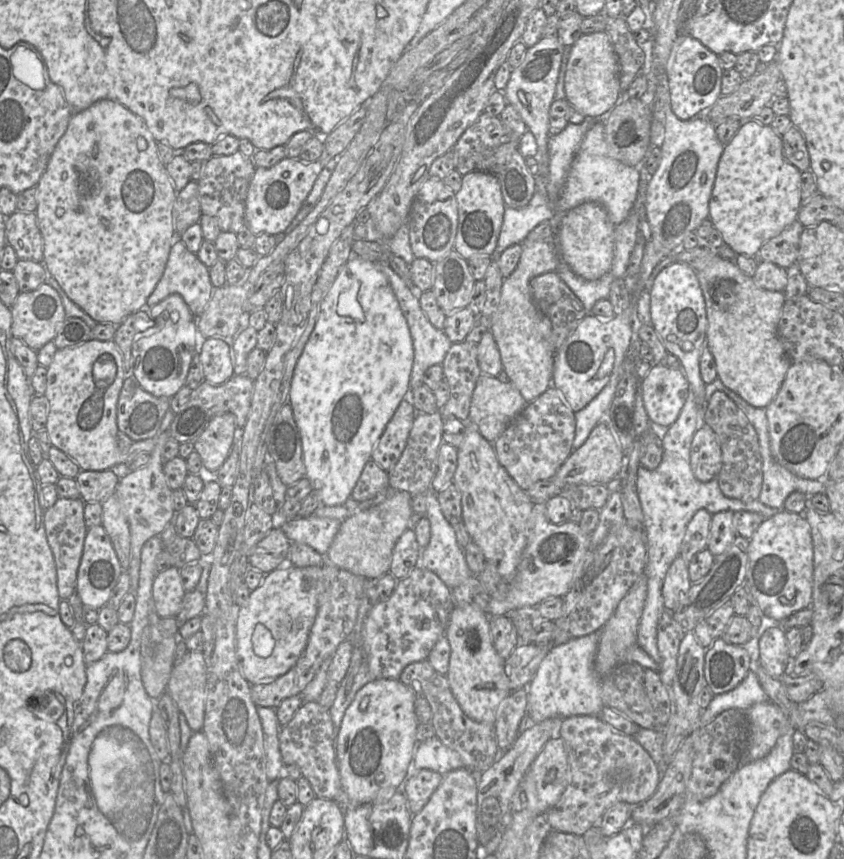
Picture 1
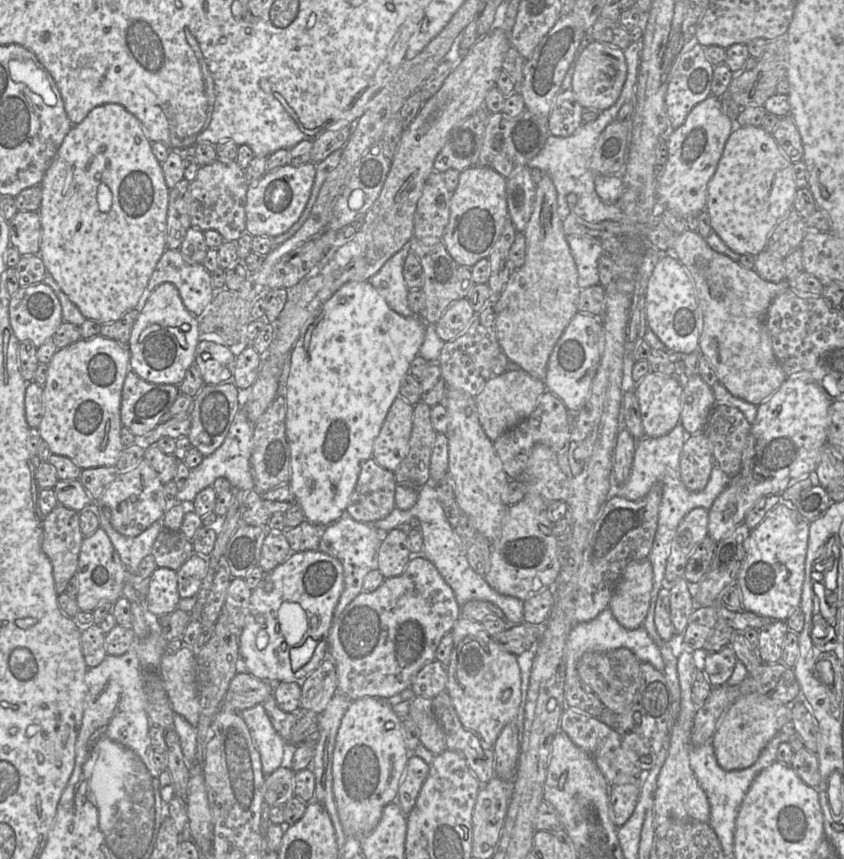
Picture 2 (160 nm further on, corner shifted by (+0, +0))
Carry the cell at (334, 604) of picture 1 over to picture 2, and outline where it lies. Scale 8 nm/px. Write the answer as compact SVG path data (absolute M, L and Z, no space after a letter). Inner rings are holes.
M239 672L230 682L223 707L238 712L262 704L273 695L274 685L260 680L248 672Z

